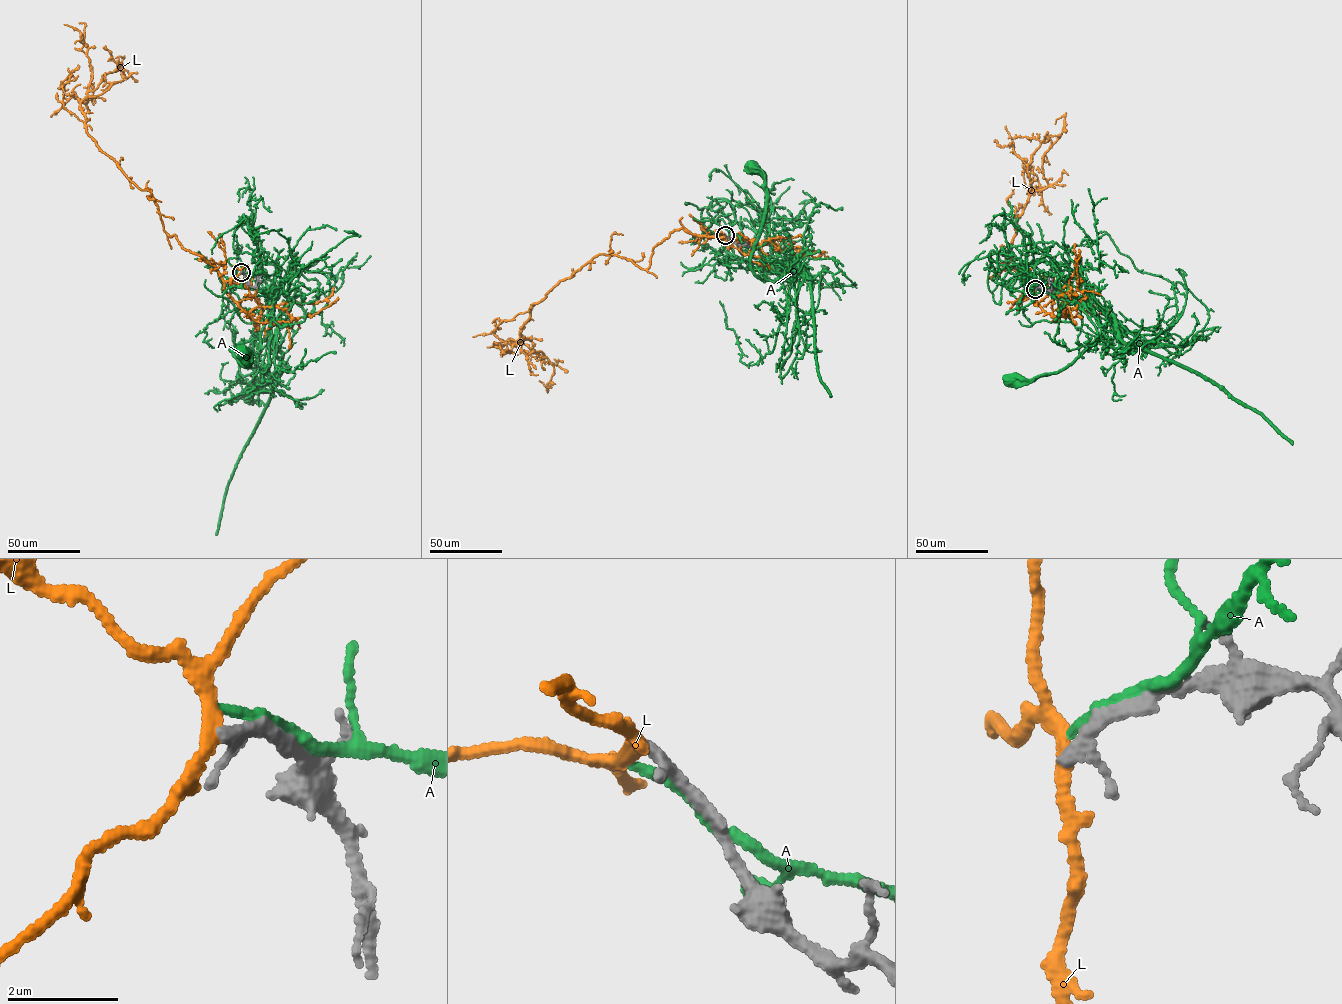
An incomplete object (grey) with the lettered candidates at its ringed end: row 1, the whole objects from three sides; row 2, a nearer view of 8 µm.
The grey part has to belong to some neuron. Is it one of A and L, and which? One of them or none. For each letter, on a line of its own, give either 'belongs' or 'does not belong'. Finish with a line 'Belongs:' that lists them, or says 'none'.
A: does not belong
L: does not belong
Belongs: none

